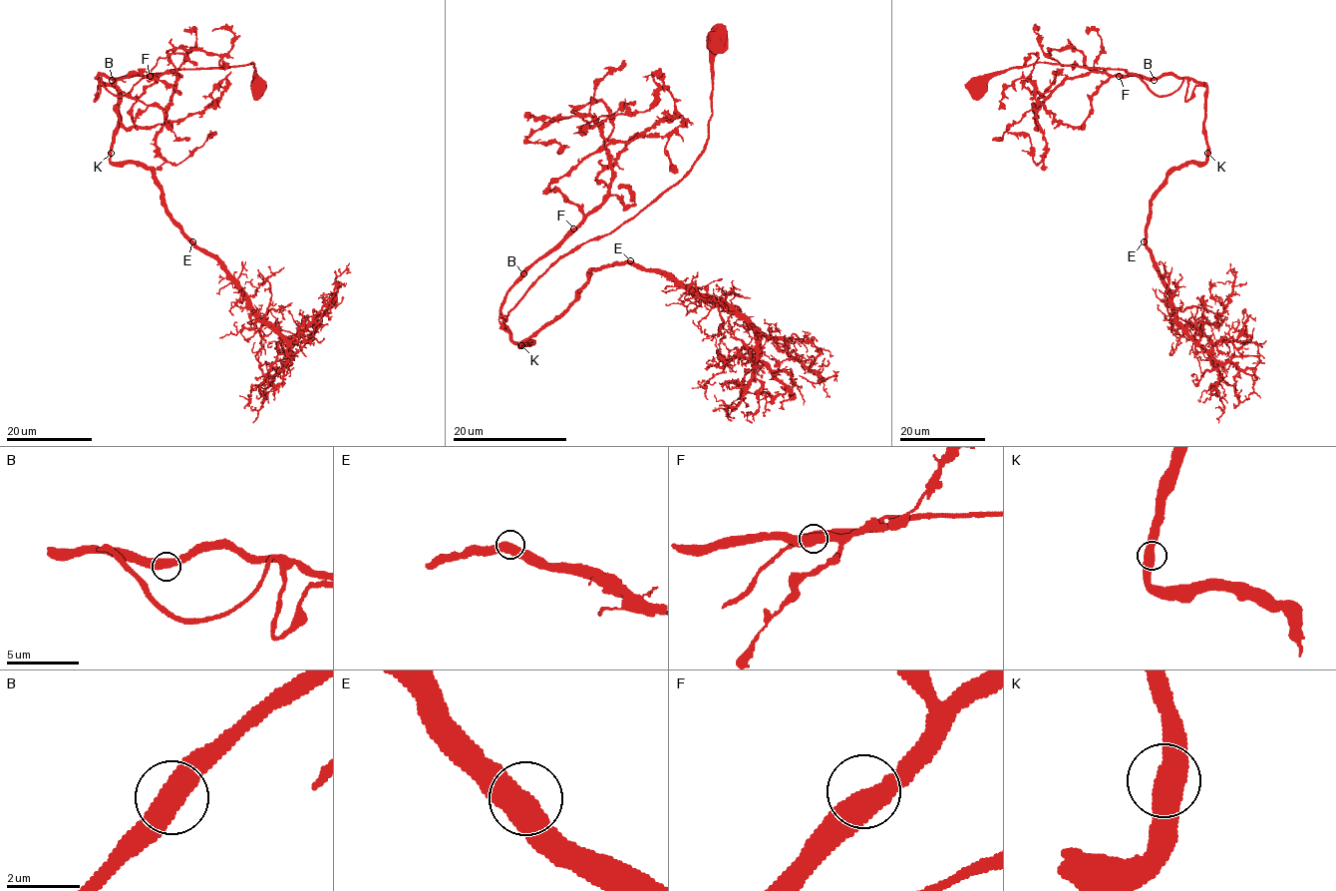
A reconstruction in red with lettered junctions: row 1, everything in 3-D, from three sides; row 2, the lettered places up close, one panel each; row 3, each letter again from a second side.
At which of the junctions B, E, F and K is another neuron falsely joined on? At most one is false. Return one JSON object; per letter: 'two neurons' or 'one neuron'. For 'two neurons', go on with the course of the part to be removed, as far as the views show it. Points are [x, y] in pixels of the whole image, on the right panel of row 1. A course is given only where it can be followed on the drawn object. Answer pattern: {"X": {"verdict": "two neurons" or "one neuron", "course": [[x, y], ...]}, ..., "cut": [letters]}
{"B": {"verdict": "one neuron"}, "E": {"verdict": "one neuron"}, "F": {"verdict": "one neuron"}, "K": {"verdict": "one neuron"}, "cut": []}

